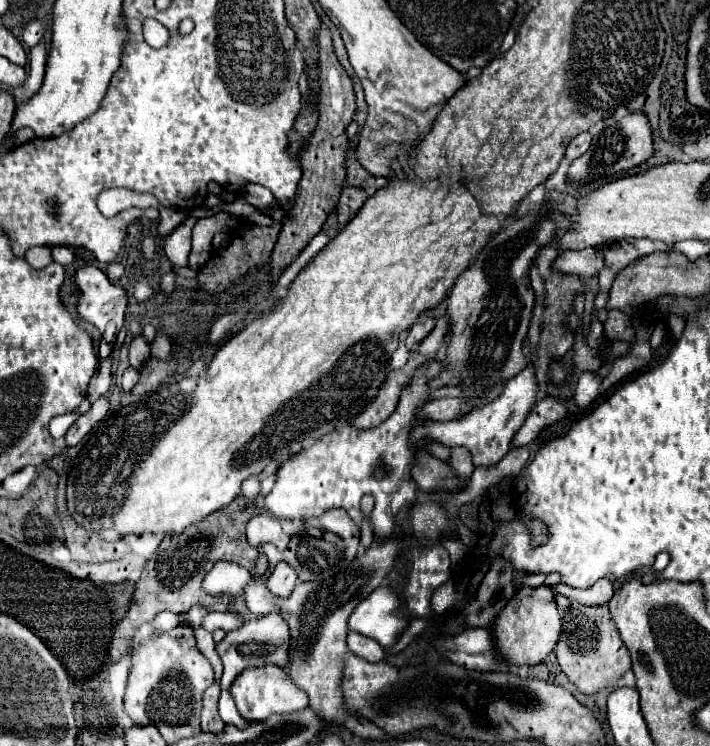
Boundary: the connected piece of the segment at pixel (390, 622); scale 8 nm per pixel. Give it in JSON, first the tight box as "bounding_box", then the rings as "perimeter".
{"bounding_box":[348,588,408,646],"perimeter":[[[376,588],[348,618],[350,630],[374,638],[382,646],[392,646],[406,626],[408,622],[400,614],[398,596],[390,588]]]}

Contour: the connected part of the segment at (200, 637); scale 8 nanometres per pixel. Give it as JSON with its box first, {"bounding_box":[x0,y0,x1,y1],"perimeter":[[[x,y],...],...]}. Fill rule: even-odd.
{"bounding_box":[194,628,222,680],"perimeter":[[[194,628],[194,636],[196,636],[196,644],[198,644],[198,650],[214,664],[214,672],[216,672],[216,678],[220,680],[222,678],[222,662],[220,658],[216,656],[216,650],[214,650],[214,640],[212,640],[212,634],[204,628]]]}

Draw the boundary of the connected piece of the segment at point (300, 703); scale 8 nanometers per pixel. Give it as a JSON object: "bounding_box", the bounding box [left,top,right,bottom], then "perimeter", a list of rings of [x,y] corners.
{"bounding_box":[230,664,308,722],"perimeter":[[[266,664],[266,666],[260,666],[260,668],[246,668],[232,682],[230,692],[234,696],[238,712],[246,720],[260,720],[262,722],[270,714],[298,712],[298,710],[308,706],[308,696],[290,680],[290,676],[284,672],[284,668],[278,668],[276,664]]]}

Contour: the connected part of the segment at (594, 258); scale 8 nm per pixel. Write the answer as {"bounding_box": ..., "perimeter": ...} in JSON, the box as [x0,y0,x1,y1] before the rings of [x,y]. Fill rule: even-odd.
{"bounding_box":[552,248,606,280],"perimeter":[[[584,248],[580,252],[562,252],[552,262],[552,270],[560,274],[574,274],[582,280],[598,276],[604,266],[606,266],[604,254],[602,250],[596,250],[596,248]]]}

